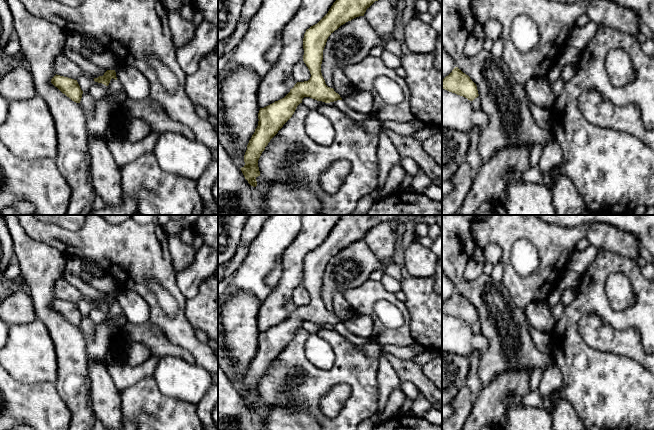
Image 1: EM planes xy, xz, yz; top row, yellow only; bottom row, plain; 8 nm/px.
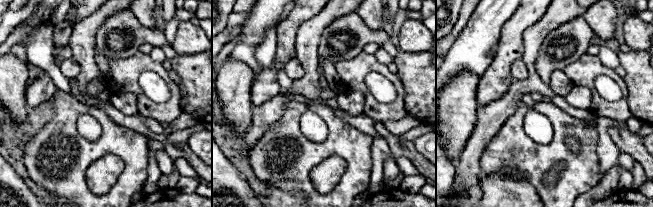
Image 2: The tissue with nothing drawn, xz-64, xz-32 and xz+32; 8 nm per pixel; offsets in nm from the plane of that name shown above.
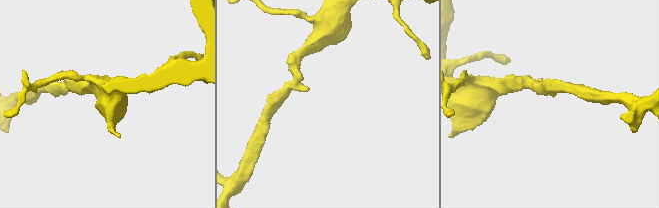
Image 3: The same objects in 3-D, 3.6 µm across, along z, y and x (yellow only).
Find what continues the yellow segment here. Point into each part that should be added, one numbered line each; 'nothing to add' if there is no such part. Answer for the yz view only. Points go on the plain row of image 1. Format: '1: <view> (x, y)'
nothing to add

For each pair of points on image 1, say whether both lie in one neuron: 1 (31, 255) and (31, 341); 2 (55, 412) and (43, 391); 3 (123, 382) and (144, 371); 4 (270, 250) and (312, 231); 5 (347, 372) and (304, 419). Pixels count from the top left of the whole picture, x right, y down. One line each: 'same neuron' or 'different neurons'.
1: different neurons
2: same neuron
3: same neuron
4: different neurons
5: different neurons

